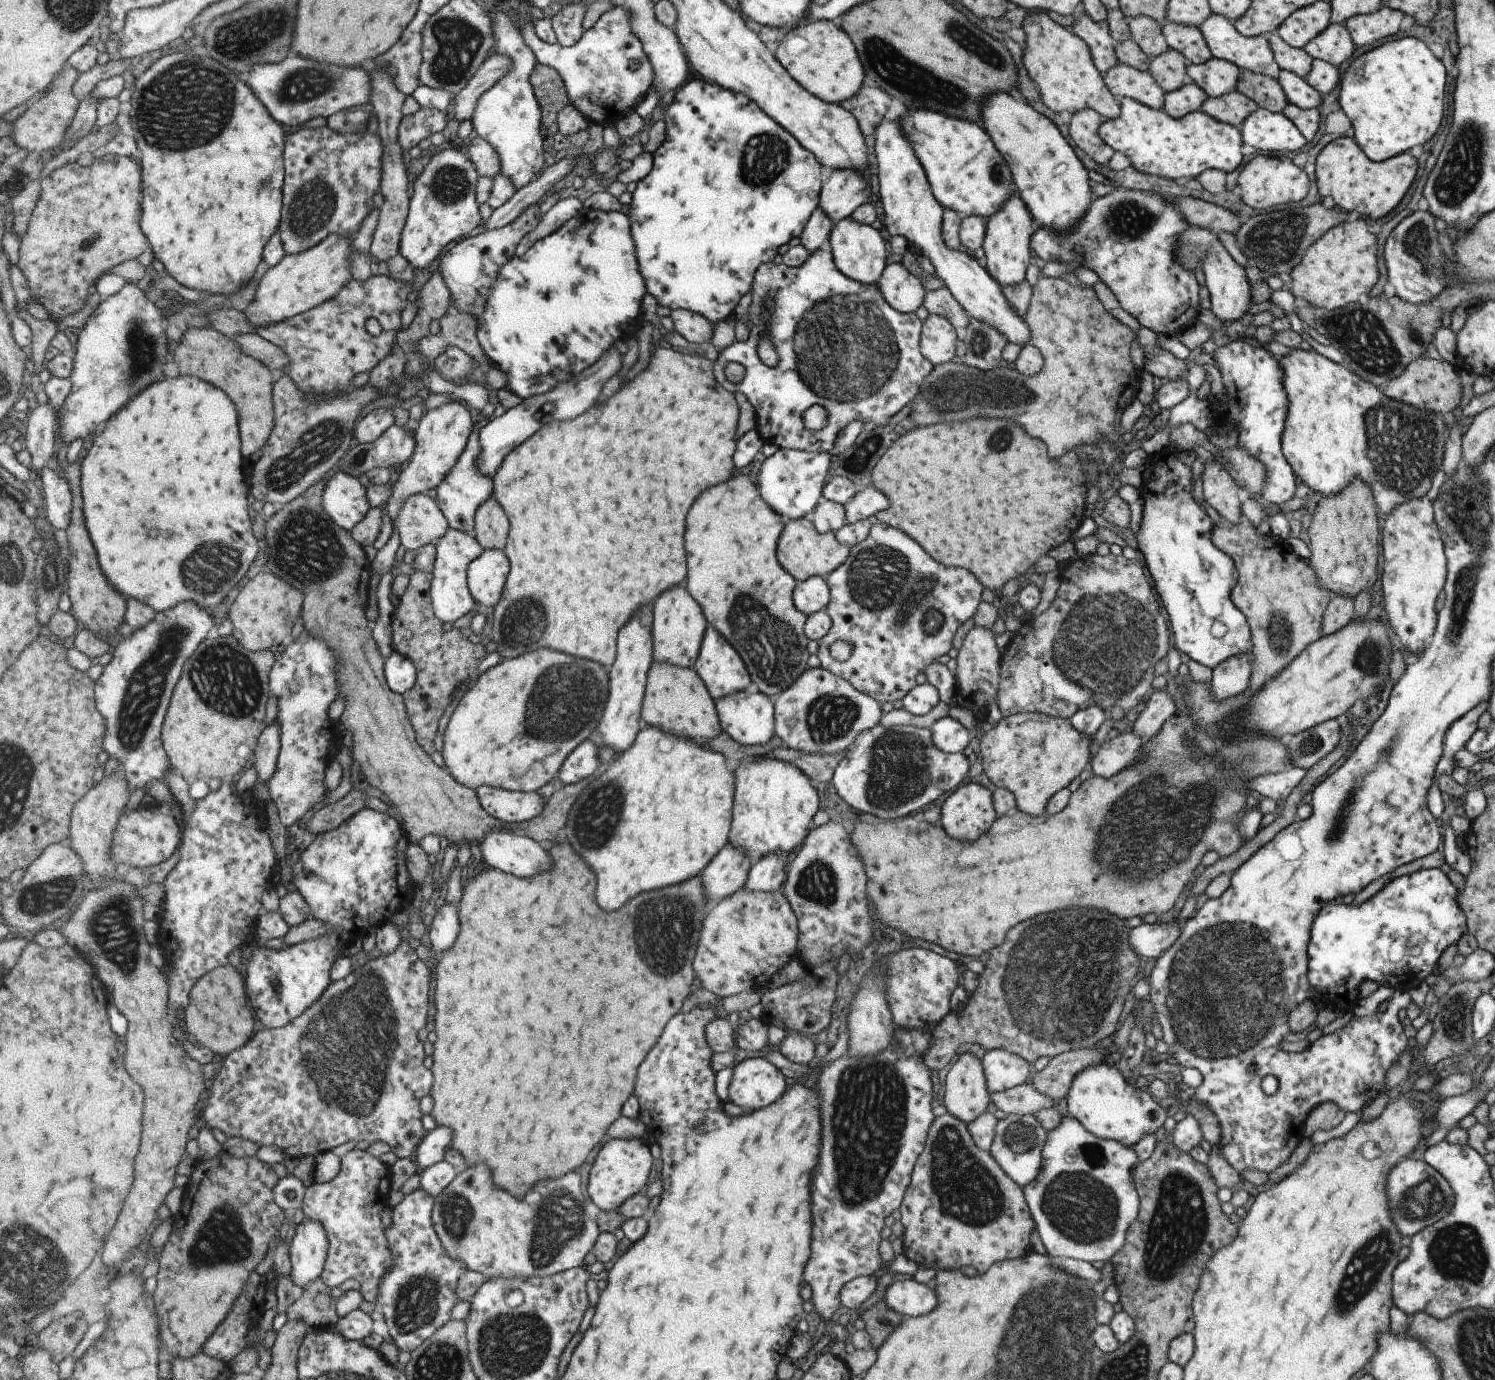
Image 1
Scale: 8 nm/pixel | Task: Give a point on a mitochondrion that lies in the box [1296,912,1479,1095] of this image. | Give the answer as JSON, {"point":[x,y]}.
{"point":[1456,1015]}

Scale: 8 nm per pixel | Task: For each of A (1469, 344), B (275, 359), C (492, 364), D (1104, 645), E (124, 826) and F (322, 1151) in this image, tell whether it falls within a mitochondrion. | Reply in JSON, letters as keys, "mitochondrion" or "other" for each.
{"A":"other","B":"other","C":"other","D":"mitochondrion","E":"other","F":"other"}

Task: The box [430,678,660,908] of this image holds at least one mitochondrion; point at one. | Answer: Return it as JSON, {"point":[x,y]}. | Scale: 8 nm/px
{"point":[594,828]}

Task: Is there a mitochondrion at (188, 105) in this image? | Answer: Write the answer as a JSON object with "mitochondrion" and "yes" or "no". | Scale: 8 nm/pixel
{"mitochondrion":"yes"}

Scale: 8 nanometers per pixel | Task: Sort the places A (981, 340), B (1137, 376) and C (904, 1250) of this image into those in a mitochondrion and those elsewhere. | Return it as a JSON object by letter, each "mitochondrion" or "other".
{"A":"mitochondrion","B":"other","C":"other"}

